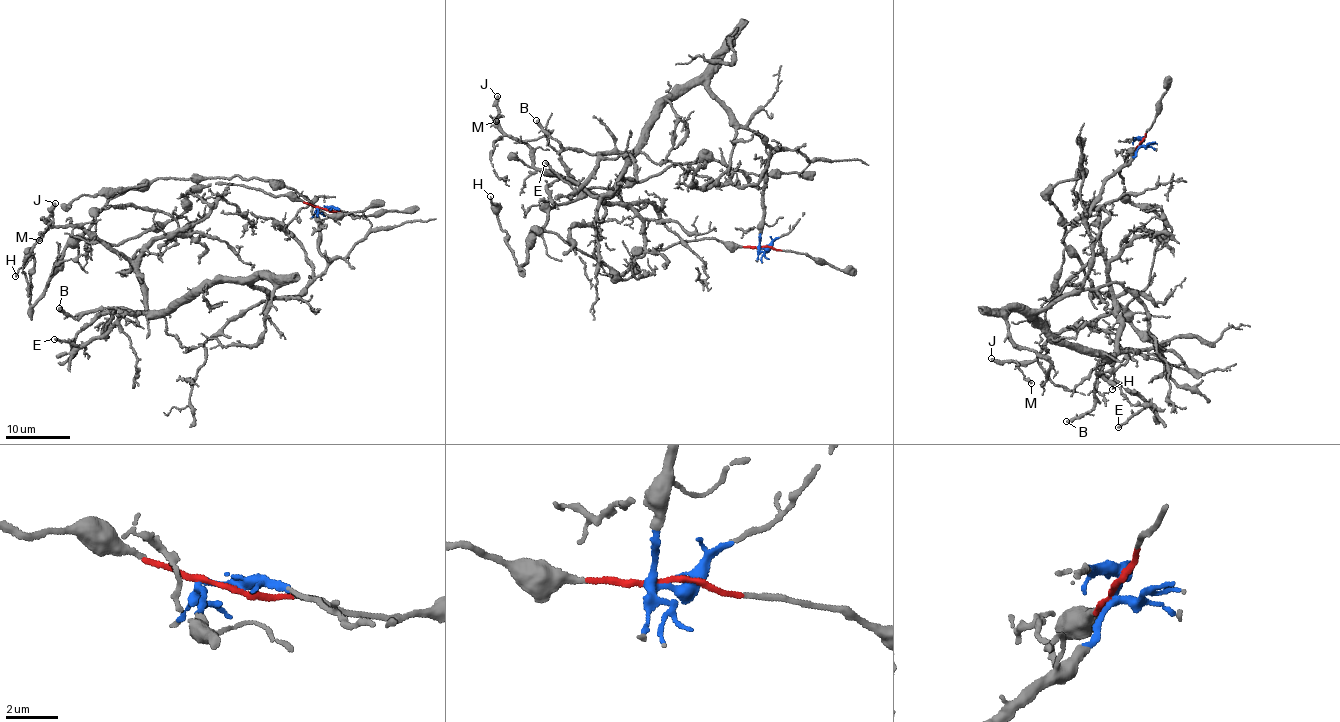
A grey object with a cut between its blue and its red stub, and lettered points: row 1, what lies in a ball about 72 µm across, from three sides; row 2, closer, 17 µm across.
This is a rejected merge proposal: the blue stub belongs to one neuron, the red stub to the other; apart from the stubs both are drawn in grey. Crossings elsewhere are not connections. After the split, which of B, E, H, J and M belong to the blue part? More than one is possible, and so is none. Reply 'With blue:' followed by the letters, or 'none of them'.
With blue: B, E, J, M

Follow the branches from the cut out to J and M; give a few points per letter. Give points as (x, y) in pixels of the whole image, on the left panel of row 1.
J: (322, 207), (327, 267), (295, 295), (225, 281), (161, 316), (130, 260), (81, 224), (54, 226), (55, 203)
M: (322, 207), (327, 267), (295, 295), (225, 281), (161, 316), (130, 260), (81, 224), (49, 218), (39, 241)

